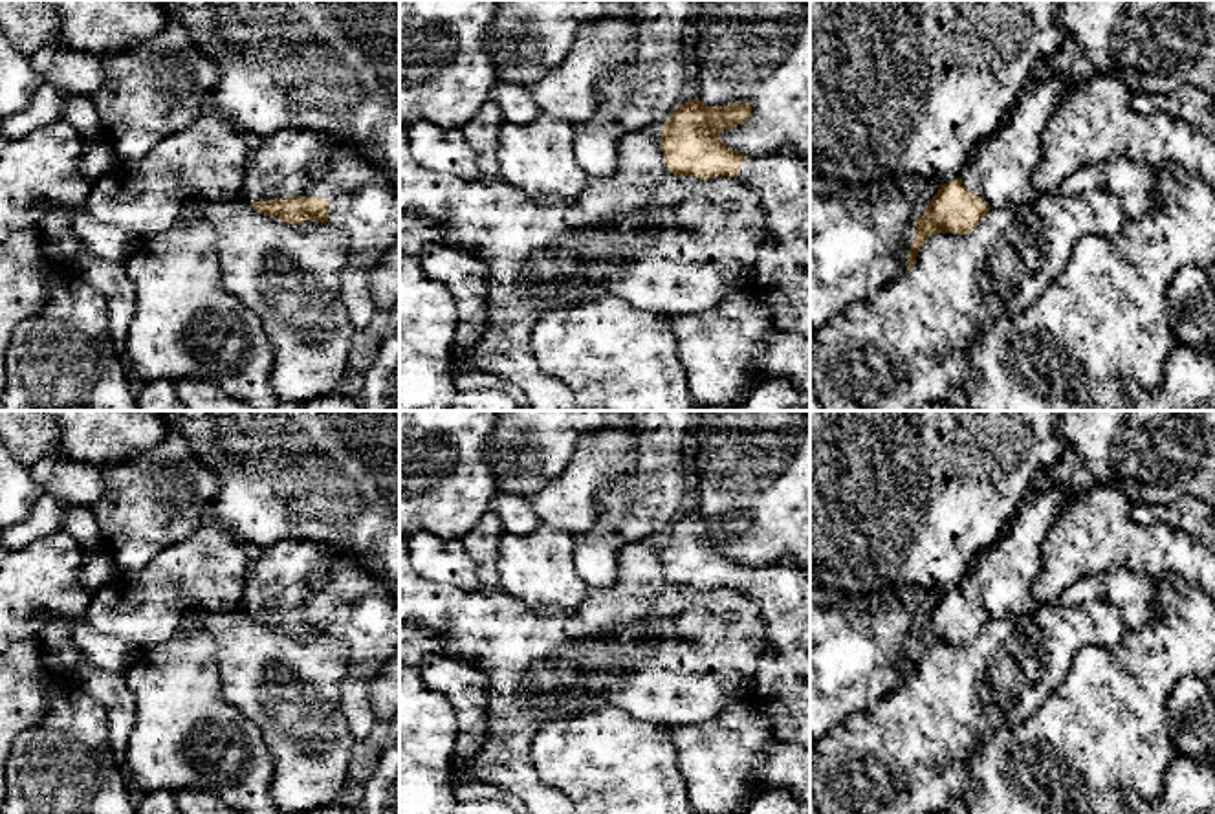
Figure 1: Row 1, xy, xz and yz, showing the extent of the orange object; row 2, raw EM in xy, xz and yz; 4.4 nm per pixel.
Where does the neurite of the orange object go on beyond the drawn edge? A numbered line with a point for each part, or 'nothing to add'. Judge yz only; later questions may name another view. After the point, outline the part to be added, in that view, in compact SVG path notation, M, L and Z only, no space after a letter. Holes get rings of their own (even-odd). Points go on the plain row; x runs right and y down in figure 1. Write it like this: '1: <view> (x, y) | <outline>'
1: yz (1001, 576) | M1043 475L1034 491L1001 537L977 554L960 583L962 596L990 618L1034 614L1043 605L1032 594L1041 570L1041 544L1063 512L1085 497L1052 486Z

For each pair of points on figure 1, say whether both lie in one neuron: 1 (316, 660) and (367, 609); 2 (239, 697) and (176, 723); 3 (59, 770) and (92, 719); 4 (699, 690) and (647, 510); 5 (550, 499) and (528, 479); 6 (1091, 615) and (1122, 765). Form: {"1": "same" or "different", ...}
{"1": "different", "2": "different", "3": "same", "4": "different", "5": "different", "6": "different"}

